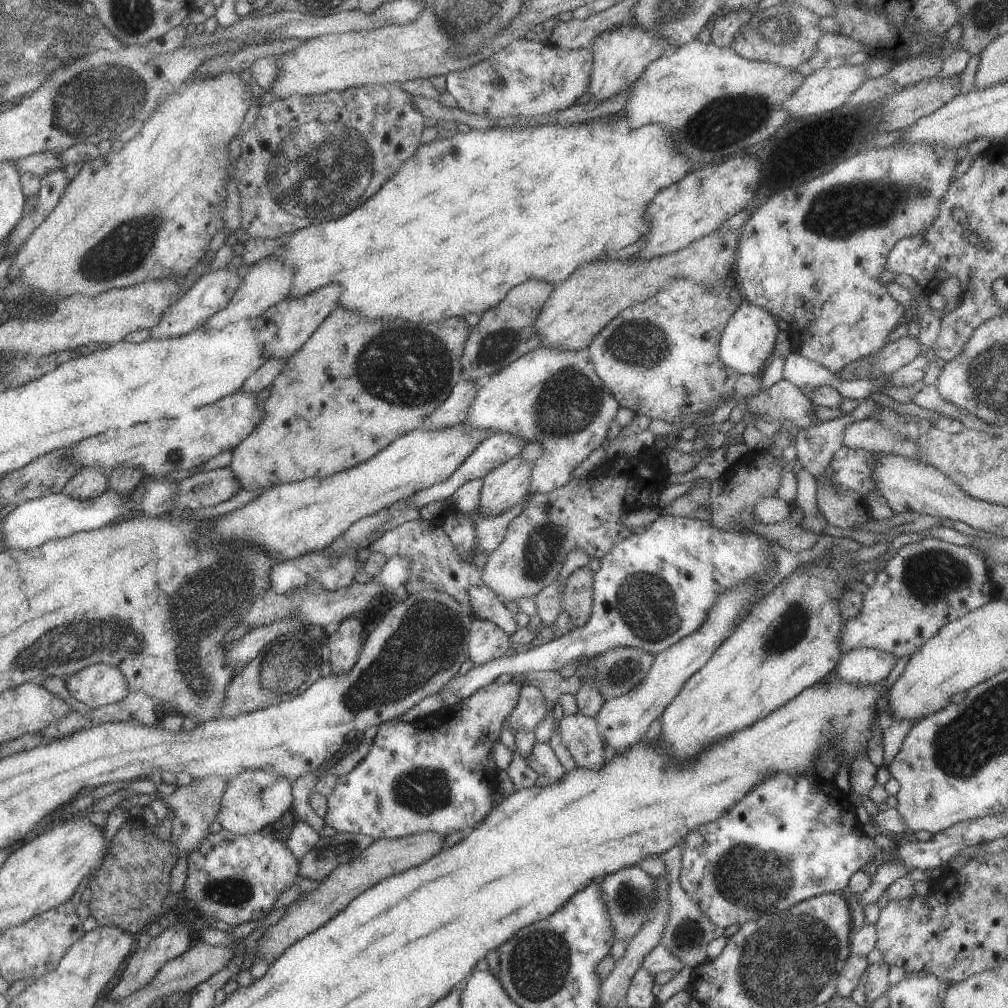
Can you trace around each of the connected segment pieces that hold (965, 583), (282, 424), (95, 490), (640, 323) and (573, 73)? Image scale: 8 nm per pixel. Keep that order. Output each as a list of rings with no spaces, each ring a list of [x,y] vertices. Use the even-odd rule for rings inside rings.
[[[925,537],[918,542],[904,544],[896,550],[885,566],[876,573],[874,583],[863,594],[860,613],[844,622],[839,648],[842,654],[859,647],[885,651],[895,658],[911,656],[920,646],[949,621],[957,620],[973,609],[979,608],[998,595],[999,590],[990,581],[984,554],[971,545],[954,545]]]
[[[337,305],[313,331],[313,334],[287,360],[281,372],[273,379],[272,388],[264,402],[263,420],[244,438],[231,452],[229,468],[240,484],[240,489],[255,490],[262,487],[268,489],[273,485],[297,482],[307,477],[333,476],[342,470],[357,466],[373,458],[380,450],[391,444],[396,438],[406,435],[413,429],[422,426],[424,418],[431,414],[448,396],[455,384],[463,379],[462,357],[463,347],[467,340],[469,326],[463,317],[449,317],[437,322],[412,323],[400,318],[367,318],[365,315]]]
[[[83,467],[65,484],[61,493],[71,498],[92,499],[108,489],[108,475],[101,467]]]
[[[675,279],[666,289],[658,290],[653,296],[647,298],[647,300],[622,310],[592,338],[587,350],[589,351],[590,361],[594,366],[594,371],[600,378],[600,381],[603,382],[603,386],[615,397],[620,407],[629,408],[635,416],[643,414],[643,416],[650,419],[675,423],[680,417],[688,417],[689,415],[697,415],[698,413],[711,413],[734,396],[734,384],[740,377],[740,374],[736,373],[733,369],[725,368],[724,364],[719,360],[718,355],[719,341],[723,327],[736,309],[736,306],[729,302],[727,289],[728,286],[723,286],[723,284],[716,285],[715,287],[702,287],[694,283],[691,279]]]
[[[517,39],[475,66],[447,73],[446,91],[453,96],[457,108],[464,113],[485,117],[491,121],[505,117],[534,117],[547,115],[575,105],[581,94],[588,92],[592,69],[592,51],[562,49],[551,42]]]

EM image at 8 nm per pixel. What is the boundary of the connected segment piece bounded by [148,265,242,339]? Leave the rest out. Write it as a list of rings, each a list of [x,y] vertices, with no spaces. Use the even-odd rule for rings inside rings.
[[[226,265],[224,268],[216,271],[204,272],[195,282],[186,290],[186,293],[174,302],[162,314],[160,321],[149,329],[151,339],[164,339],[176,337],[203,327],[207,319],[213,316],[217,311],[223,310],[227,306],[232,294],[237,290],[242,279],[237,273],[238,268]]]

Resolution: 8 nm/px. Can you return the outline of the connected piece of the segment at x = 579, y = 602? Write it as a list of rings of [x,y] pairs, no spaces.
[[[587,564],[577,567],[566,578],[562,594],[562,610],[565,611],[573,627],[583,626],[592,611],[592,571]]]

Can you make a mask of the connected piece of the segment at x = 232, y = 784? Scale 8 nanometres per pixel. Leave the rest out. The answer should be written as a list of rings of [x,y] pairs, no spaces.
[[[242,770],[227,779],[216,821],[223,829],[236,835],[244,835],[256,830],[269,828],[271,824],[292,805],[291,782],[288,778],[277,777],[272,772]]]

